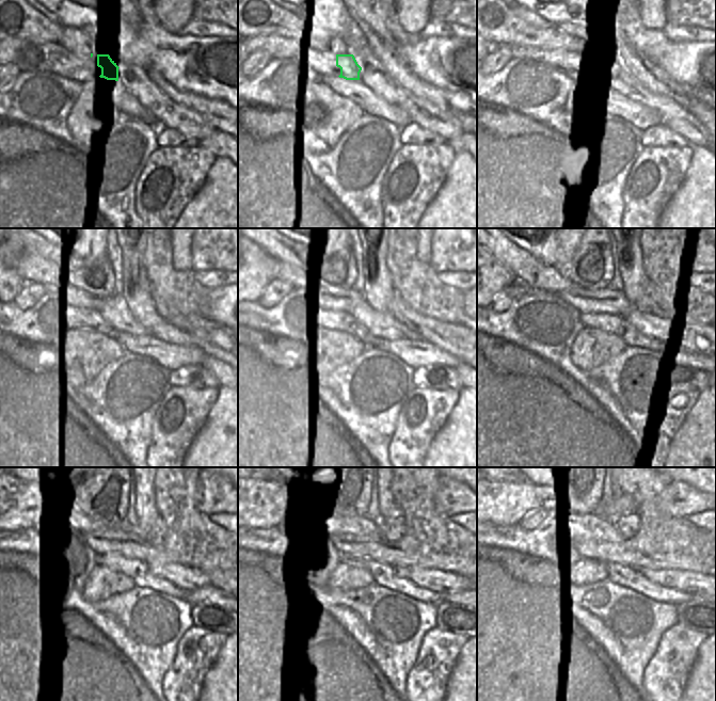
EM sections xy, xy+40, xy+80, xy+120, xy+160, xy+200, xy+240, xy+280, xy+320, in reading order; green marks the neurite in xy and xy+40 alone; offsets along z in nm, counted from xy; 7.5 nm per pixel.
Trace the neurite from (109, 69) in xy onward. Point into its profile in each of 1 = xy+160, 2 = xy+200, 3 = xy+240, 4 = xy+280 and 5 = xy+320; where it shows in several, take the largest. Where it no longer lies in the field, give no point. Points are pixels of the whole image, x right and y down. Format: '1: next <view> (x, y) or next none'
1: next xy+160 (379, 324)
2: next xy+200 (634, 320)
3: next xy+240 (185, 577)
4: next xy+280 (432, 579)
5: next xy+320 (694, 583)

